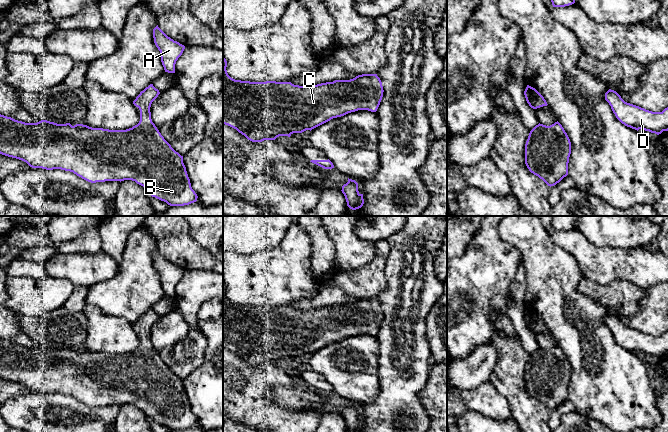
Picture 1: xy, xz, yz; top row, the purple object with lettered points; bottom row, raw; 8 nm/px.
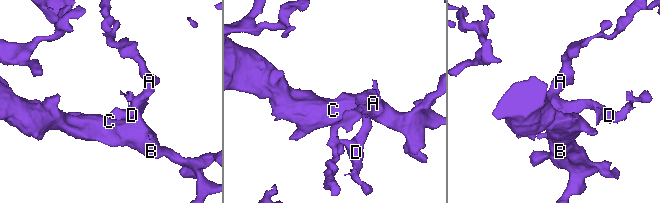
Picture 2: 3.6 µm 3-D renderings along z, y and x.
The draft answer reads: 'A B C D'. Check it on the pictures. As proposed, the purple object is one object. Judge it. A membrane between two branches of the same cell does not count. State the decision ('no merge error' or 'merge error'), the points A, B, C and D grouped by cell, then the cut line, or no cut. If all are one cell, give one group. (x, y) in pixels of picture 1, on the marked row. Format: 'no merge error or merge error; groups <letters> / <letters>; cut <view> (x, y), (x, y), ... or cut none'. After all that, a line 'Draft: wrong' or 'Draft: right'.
no merge error; groups A B C D; cut none
Draft: right

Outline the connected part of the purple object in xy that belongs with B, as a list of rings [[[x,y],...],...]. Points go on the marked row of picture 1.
[[[153,84],[146,87],[133,101],[140,110],[140,121],[126,130],[92,128],[83,124],[57,124],[47,120],[25,123],[0,114],[0,154],[26,162],[32,168],[70,171],[91,182],[132,180],[144,187],[152,196],[170,206],[184,206],[197,201],[197,194],[191,187],[183,156],[176,152],[164,139],[151,119],[150,107],[160,94]]]

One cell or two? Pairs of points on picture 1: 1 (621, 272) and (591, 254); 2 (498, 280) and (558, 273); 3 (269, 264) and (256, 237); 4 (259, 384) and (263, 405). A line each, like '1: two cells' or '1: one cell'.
1: one cell
2: two cells
3: two cells
4: one cell

